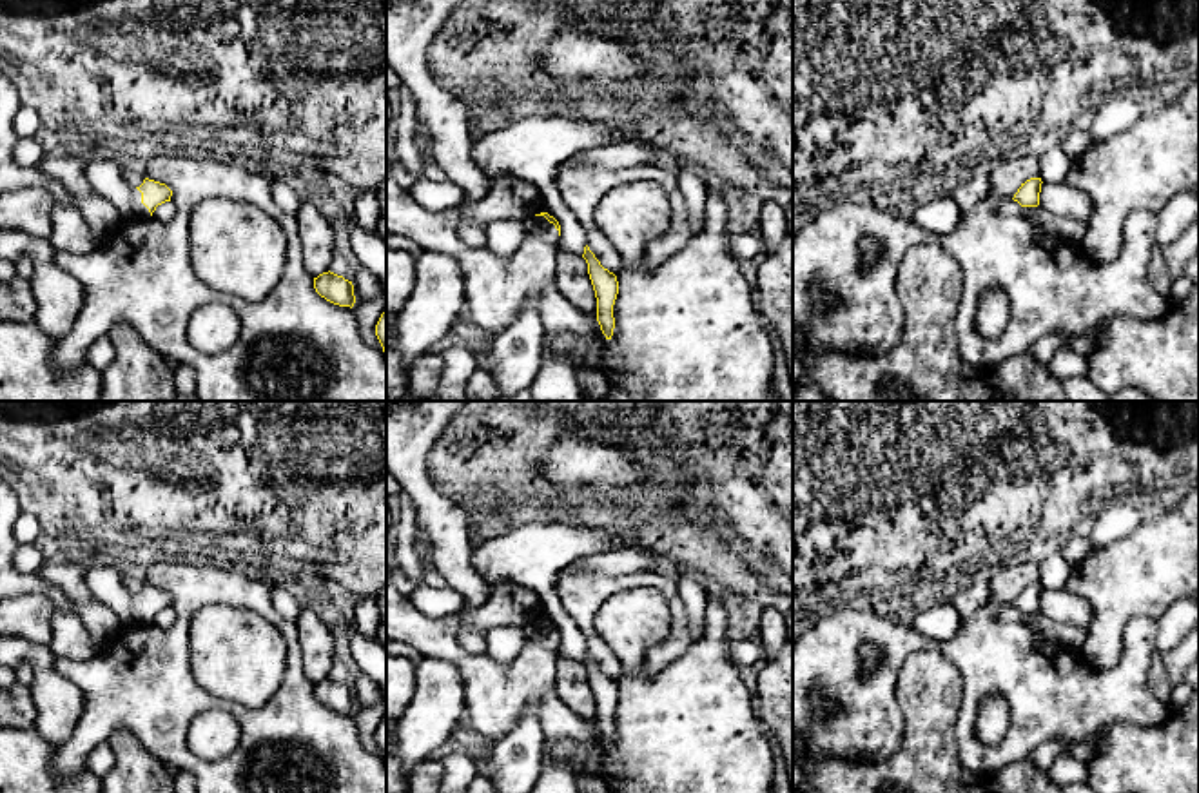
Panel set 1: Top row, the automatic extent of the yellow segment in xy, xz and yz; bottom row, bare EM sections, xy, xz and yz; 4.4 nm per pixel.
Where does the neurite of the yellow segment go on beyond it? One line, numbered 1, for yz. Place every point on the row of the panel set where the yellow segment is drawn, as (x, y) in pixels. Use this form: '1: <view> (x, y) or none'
1: yz (1054, 164)

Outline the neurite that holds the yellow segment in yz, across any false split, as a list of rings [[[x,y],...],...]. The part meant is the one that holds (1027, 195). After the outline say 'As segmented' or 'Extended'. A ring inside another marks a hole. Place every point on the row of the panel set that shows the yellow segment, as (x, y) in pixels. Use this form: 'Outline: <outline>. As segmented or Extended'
Outline: [[[1059,145],[1048,149],[1039,156],[1039,176],[1021,183],[1012,200],[1021,207],[1038,207],[1041,183],[1063,183],[1070,165],[1072,160],[1061,151]]]. Extended

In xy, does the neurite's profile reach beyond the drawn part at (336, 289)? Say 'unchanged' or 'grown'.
unchanged

